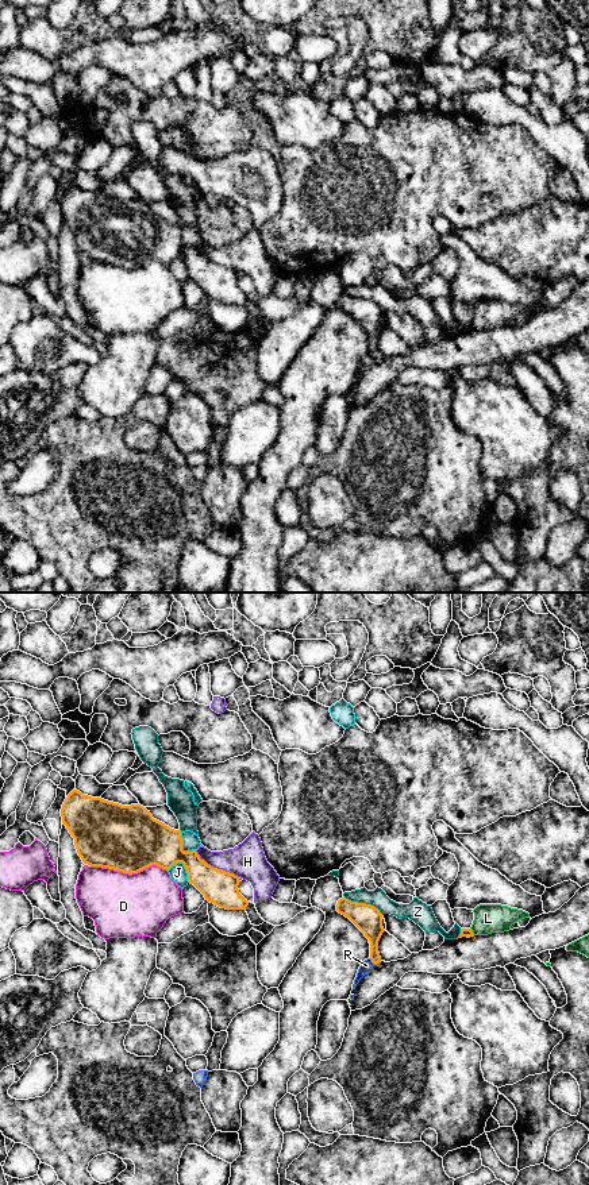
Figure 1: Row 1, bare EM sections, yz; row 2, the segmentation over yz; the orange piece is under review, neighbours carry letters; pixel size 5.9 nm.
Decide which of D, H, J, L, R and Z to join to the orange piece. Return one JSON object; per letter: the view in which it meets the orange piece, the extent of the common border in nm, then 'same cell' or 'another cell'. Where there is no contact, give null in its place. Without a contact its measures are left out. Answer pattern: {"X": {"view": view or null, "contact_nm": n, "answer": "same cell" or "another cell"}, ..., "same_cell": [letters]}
{"D": {"view": "yz", "contact_nm": 460, "answer": "another cell"}, "H": {"view": "yz", "contact_nm": 300, "answer": "another cell"}, "J": {"view": "yz", "contact_nm": 150, "answer": "another cell"}, "L": {"view": "yz", "contact_nm": 50, "answer": "another cell"}, "R": {"view": "yz", "contact_nm": 50, "answer": "another cell"}, "Z": {"view": "yz", "contact_nm": 240, "answer": "another cell"}, "same_cell": []}

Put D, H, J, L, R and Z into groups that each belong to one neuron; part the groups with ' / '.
D / H / J / L / R / Z

